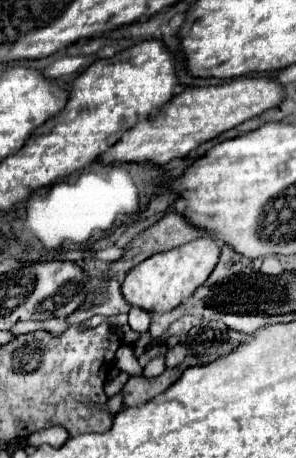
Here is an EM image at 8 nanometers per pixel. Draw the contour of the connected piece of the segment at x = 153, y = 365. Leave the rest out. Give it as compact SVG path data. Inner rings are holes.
M160 354L160 356L154 356L146 366L144 366L144 376L146 378L154 378L154 376L158 376L158 374L162 374L164 372L164 356Z

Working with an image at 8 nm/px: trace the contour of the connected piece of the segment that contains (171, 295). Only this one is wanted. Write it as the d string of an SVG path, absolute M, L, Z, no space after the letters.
M208 236L172 248L168 252L158 252L148 260L144 260L142 264L134 266L126 274L122 282L122 294L126 302L132 306L144 308L148 312L168 312L178 304L182 304L186 298L190 298L194 290L206 282L206 278L218 264L218 258L220 258L220 246Z

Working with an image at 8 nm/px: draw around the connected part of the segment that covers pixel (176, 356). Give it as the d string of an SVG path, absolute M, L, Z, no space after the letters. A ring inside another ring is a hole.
M176 344L174 348L170 348L168 350L168 354L166 354L166 366L176 366L178 362L182 362L184 360L184 356L186 356L186 346L184 344Z

